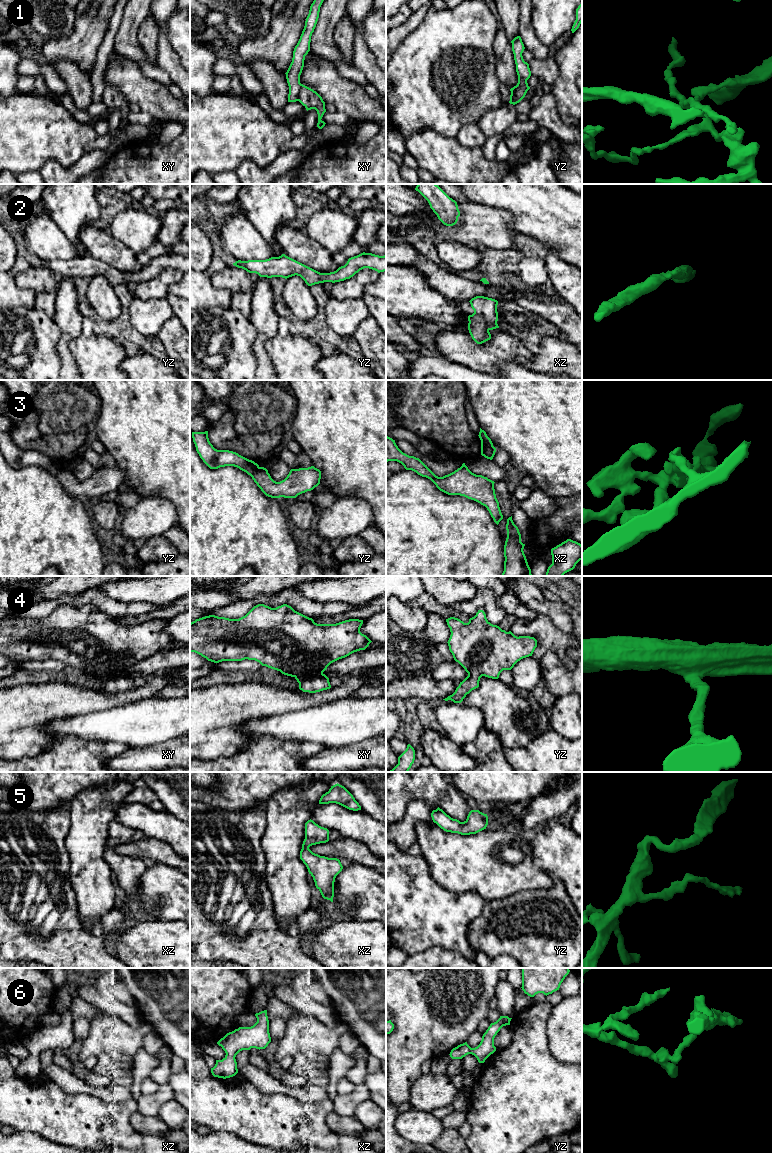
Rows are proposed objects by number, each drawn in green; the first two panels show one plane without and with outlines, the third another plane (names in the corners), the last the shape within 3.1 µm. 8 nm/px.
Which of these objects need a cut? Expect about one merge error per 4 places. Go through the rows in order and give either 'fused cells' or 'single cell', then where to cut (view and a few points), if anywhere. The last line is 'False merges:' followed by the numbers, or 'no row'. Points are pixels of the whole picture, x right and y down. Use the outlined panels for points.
1: fused cells; cut in yz along (526, 79), (522, 79), (518, 83), (512, 103)
2: single cell; no cut
3: fused cells; cut in xz along (481, 440), (492, 445)
4: single cell; no cut
5: single cell; no cut
6: single cell; no cut
False merges: 1, 3

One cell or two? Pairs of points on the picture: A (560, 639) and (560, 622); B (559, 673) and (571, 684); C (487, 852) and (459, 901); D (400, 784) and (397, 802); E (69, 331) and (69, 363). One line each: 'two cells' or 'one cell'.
A: two cells
B: one cell
C: two cells
D: one cell
E: one cell

